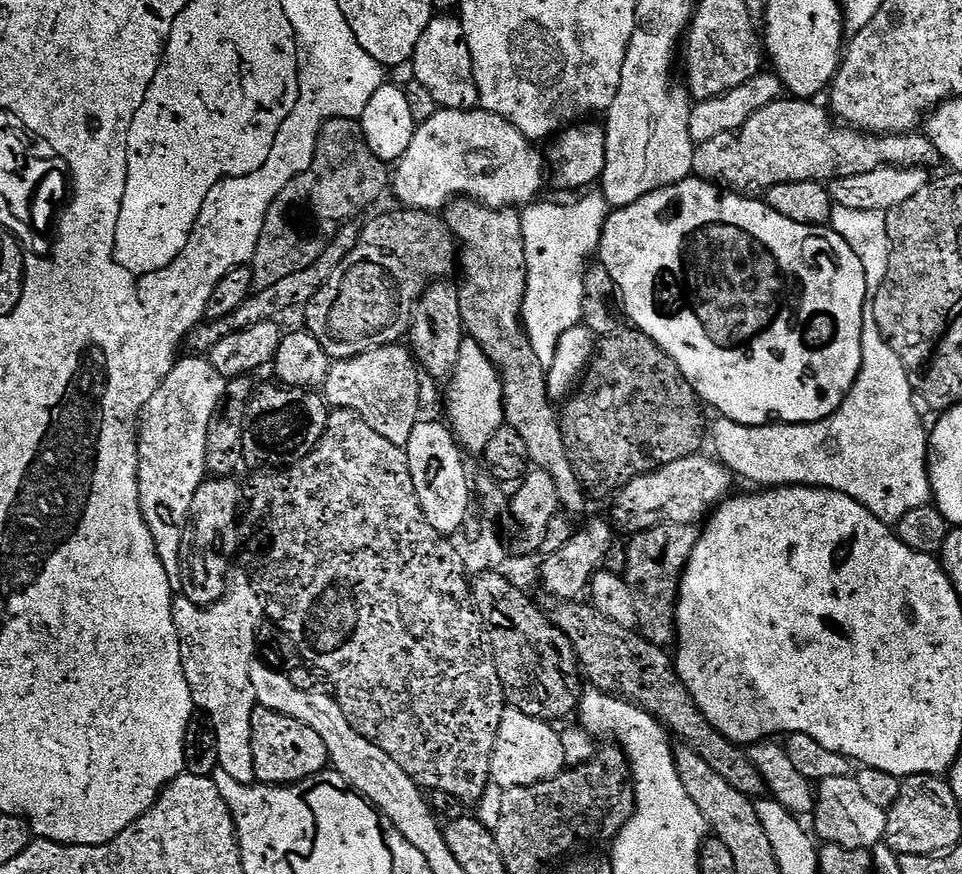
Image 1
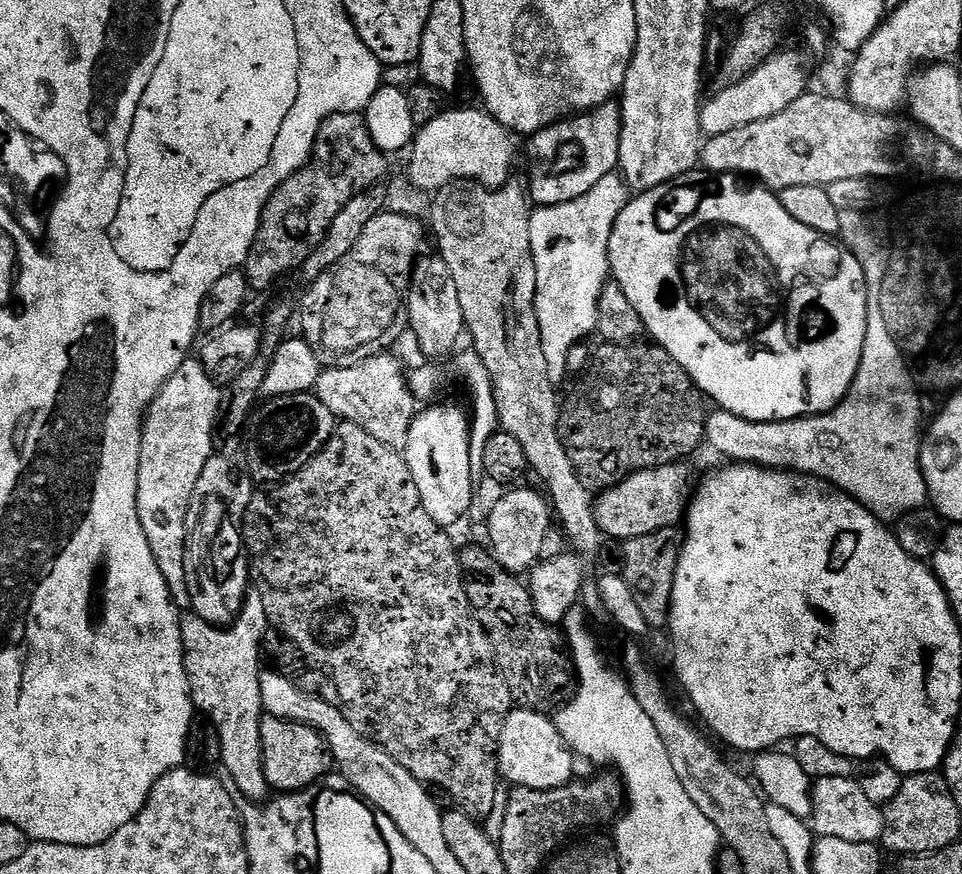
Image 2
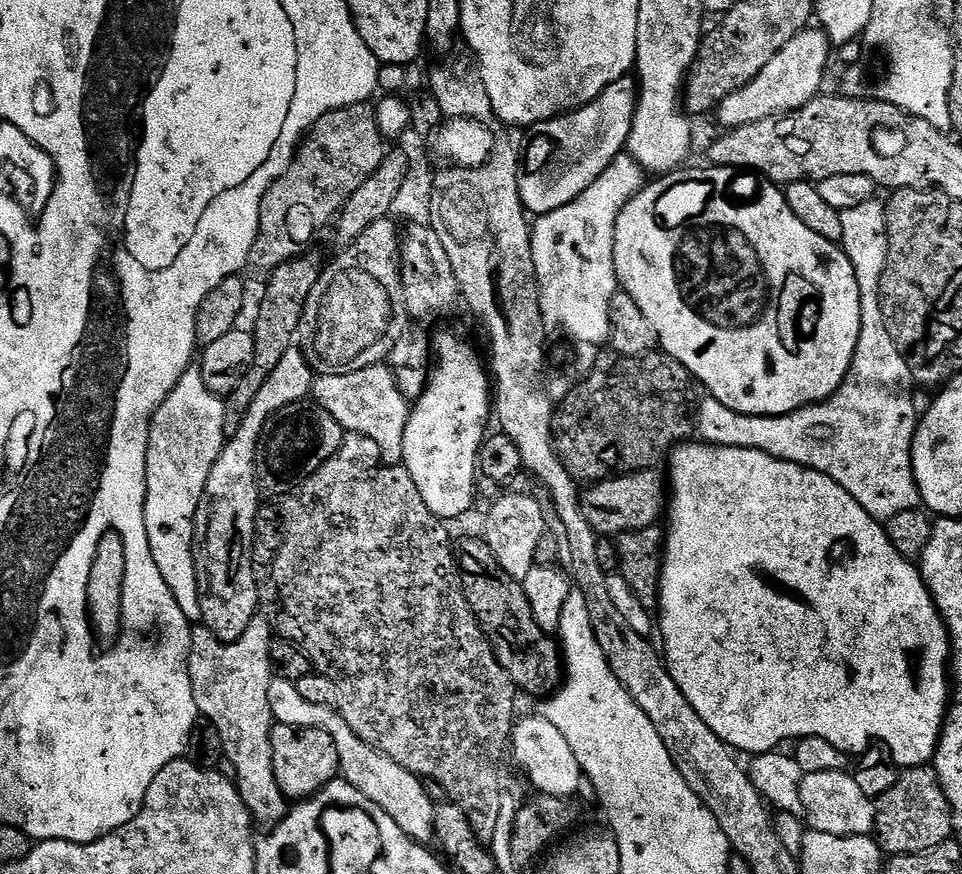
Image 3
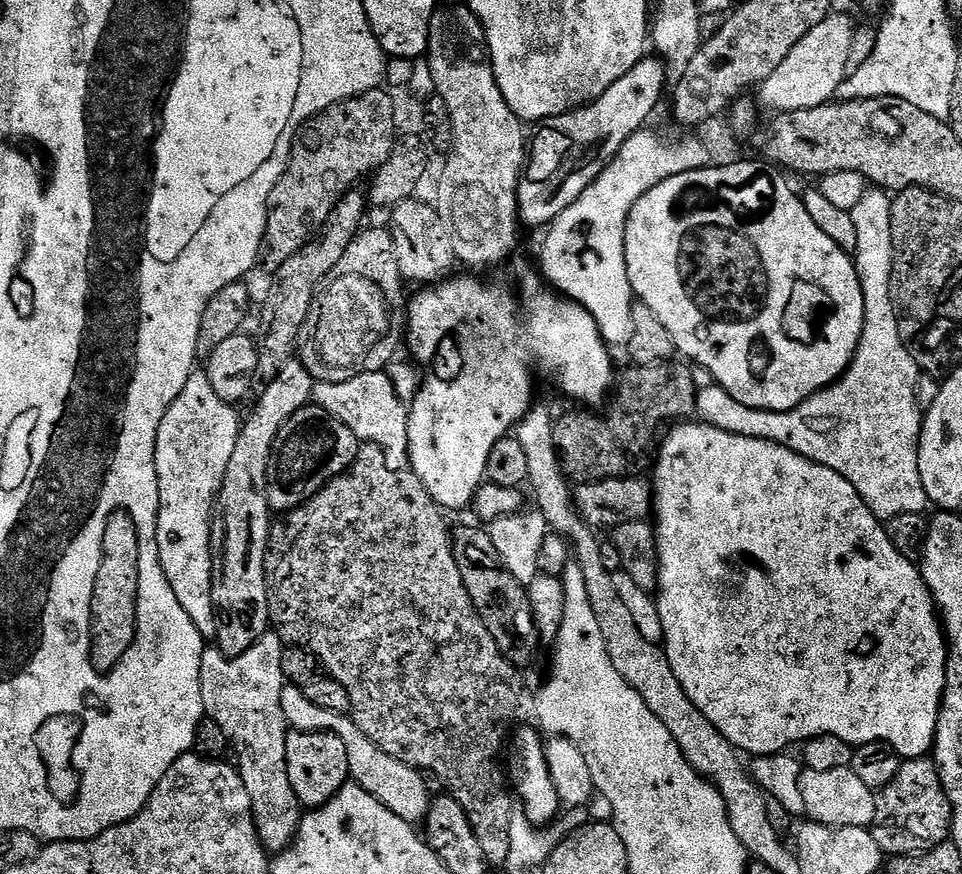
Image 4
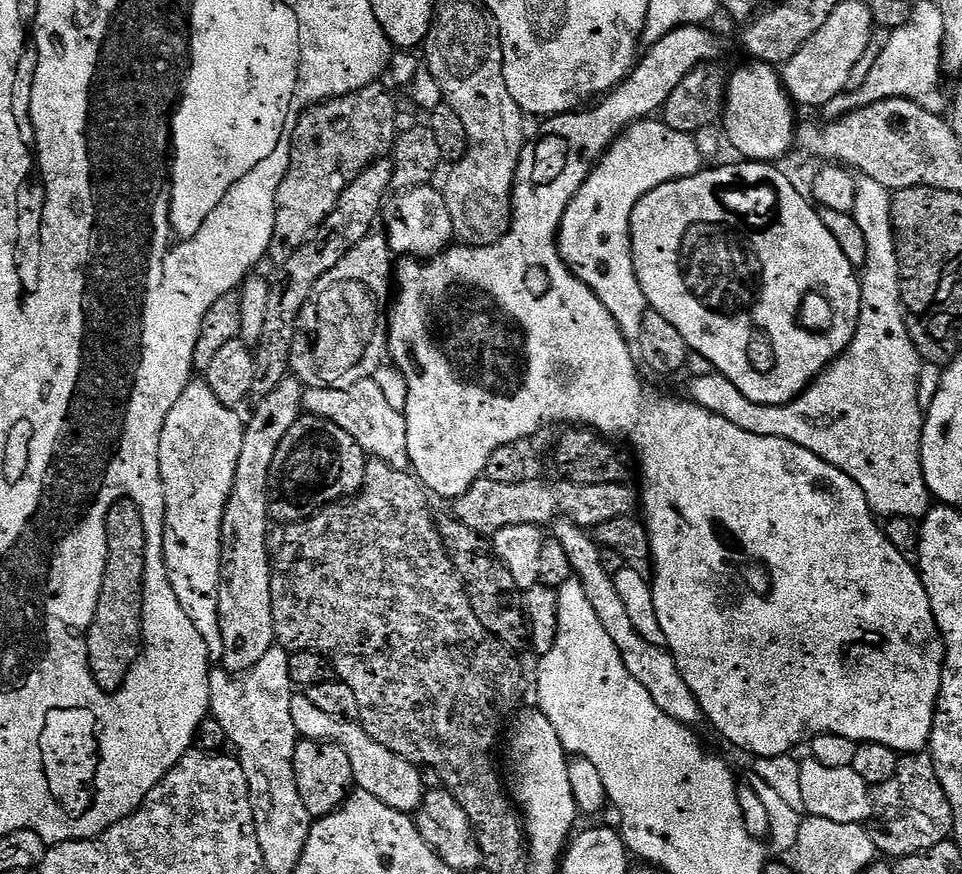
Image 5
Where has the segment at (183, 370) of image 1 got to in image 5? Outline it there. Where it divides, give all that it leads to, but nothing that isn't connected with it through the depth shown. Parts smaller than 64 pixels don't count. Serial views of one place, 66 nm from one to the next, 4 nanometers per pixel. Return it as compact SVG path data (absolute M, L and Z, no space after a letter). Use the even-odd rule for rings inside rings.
M193 378L188 381L186 390L182 390L182 398L174 402L174 410L166 414L166 422L162 426L162 438L158 446L158 462L166 498L164 523L166 570L170 578L170 586L174 586L174 594L182 610L186 610L186 618L190 618L190 622L194 622L194 630L202 634L202 642L206 642L208 659L212 662L220 662L224 658L218 618L222 518L234 486L234 474L238 470L238 454L242 454L242 438L246 424L242 416L240 420L240 414L239 411L227 408L225 404L218 402L218 398L214 398L214 390L210 390L207 379Z

